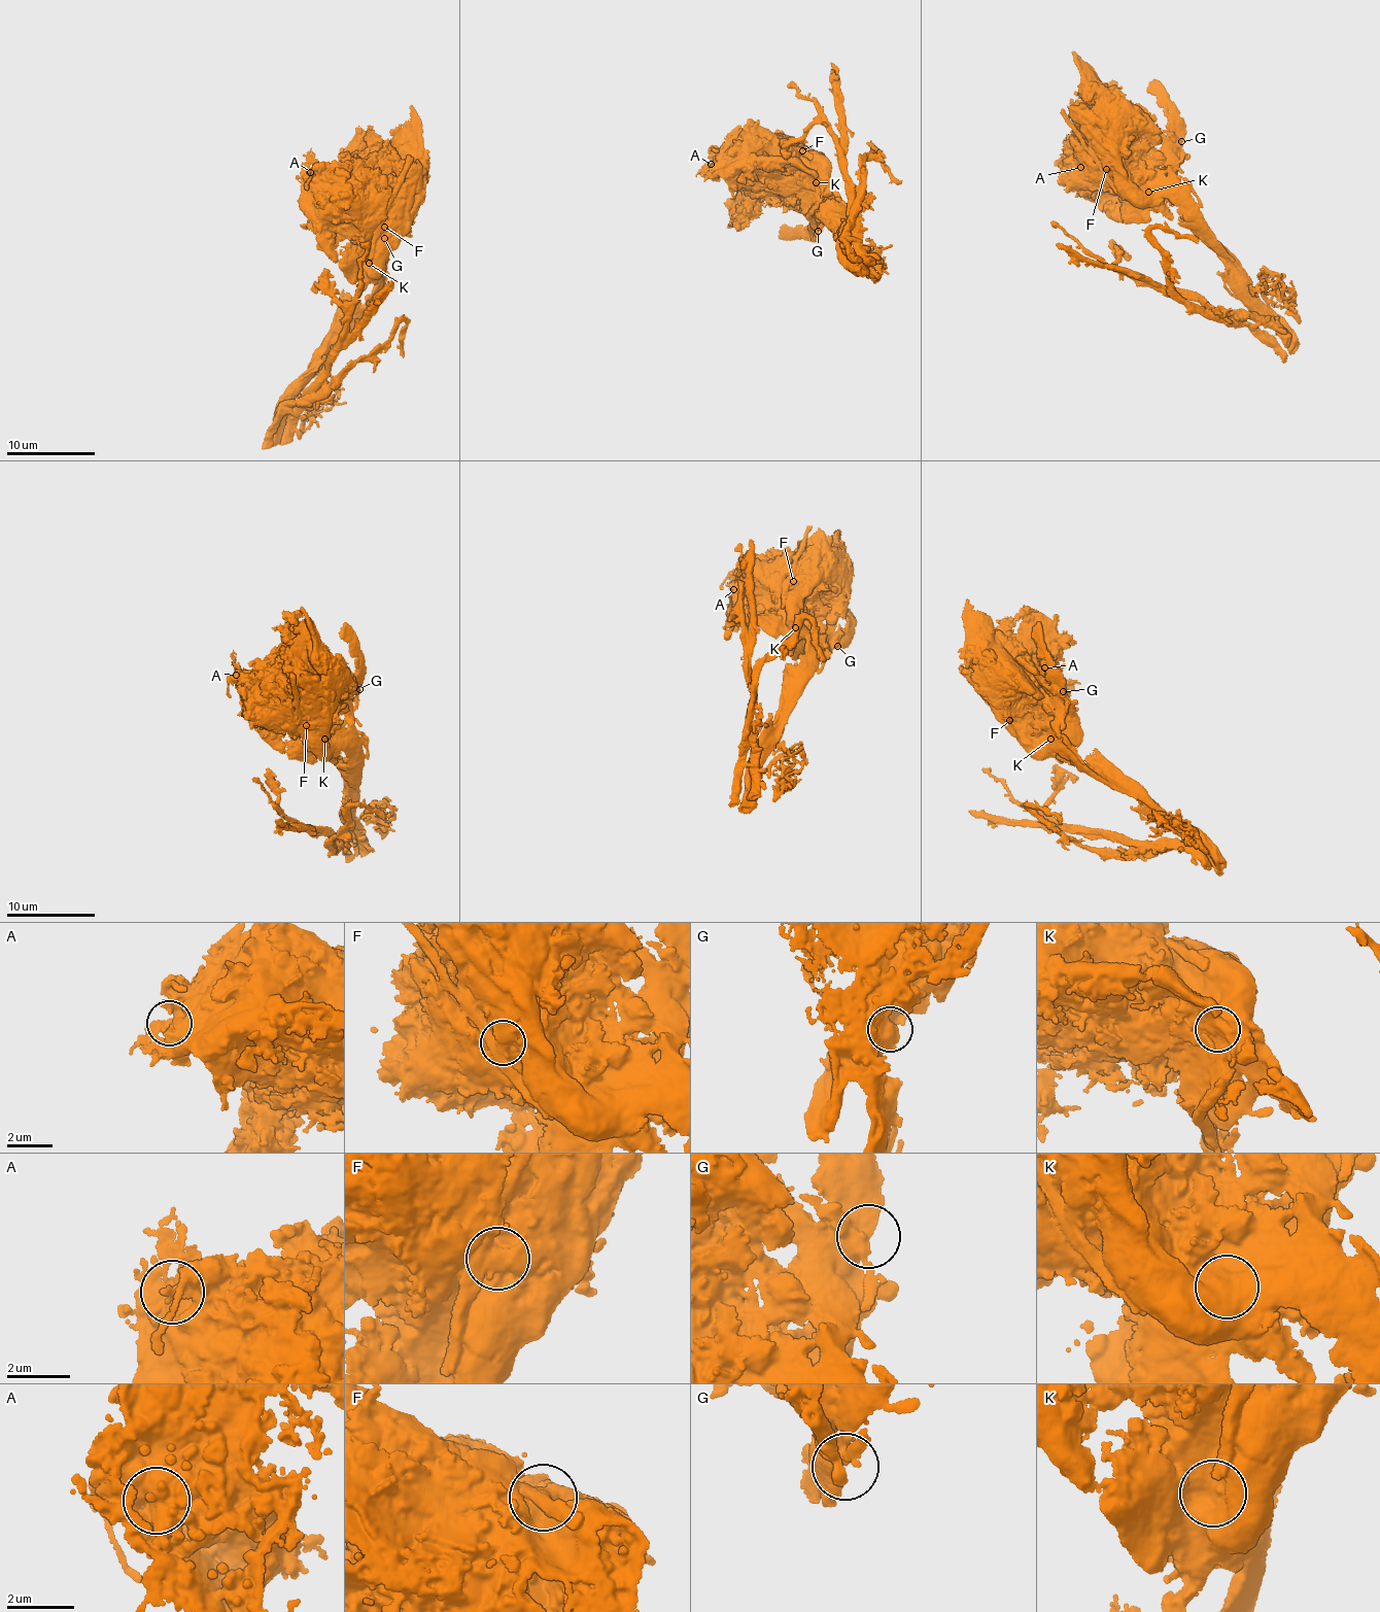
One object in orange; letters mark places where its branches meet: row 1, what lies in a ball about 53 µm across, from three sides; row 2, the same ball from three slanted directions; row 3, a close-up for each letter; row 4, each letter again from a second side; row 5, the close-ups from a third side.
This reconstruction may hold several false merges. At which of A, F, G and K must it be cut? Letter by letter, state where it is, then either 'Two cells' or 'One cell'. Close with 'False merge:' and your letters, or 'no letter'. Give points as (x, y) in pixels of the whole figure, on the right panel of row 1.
A: Place: (1080, 167). One cell
F: Place: (1106, 169). One cell
G: Place: (1181, 141). One cell
K: Place: (1148, 192). One cell
False merge: no letter

